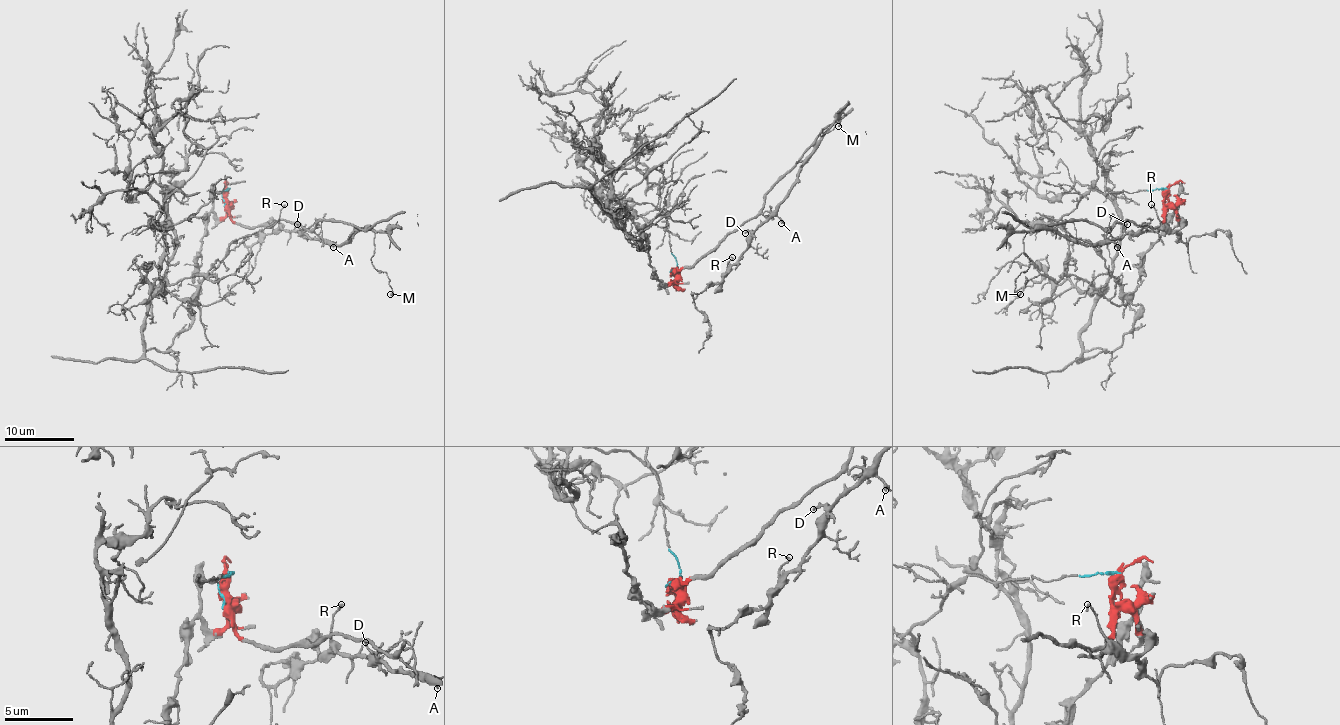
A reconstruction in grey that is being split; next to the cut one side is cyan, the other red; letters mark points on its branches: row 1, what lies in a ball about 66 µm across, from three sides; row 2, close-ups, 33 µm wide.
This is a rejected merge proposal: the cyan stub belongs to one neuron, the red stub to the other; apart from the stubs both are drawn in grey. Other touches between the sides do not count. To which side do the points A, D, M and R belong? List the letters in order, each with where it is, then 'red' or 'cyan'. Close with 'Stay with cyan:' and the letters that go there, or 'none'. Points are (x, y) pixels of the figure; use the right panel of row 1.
A: place (1117, 247); red
D: place (1127, 224); red
M: place (1020, 294); red
R: place (1151, 204); red
Stay with cyan: none

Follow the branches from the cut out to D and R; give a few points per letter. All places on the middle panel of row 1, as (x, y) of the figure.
D: (671, 272), (694, 265), (729, 234), (757, 215), (766, 218), (754, 230), (745, 232)
R: (671, 272), (694, 265), (757, 215), (766, 218), (750, 246), (729, 267), (727, 262), (733, 257)

